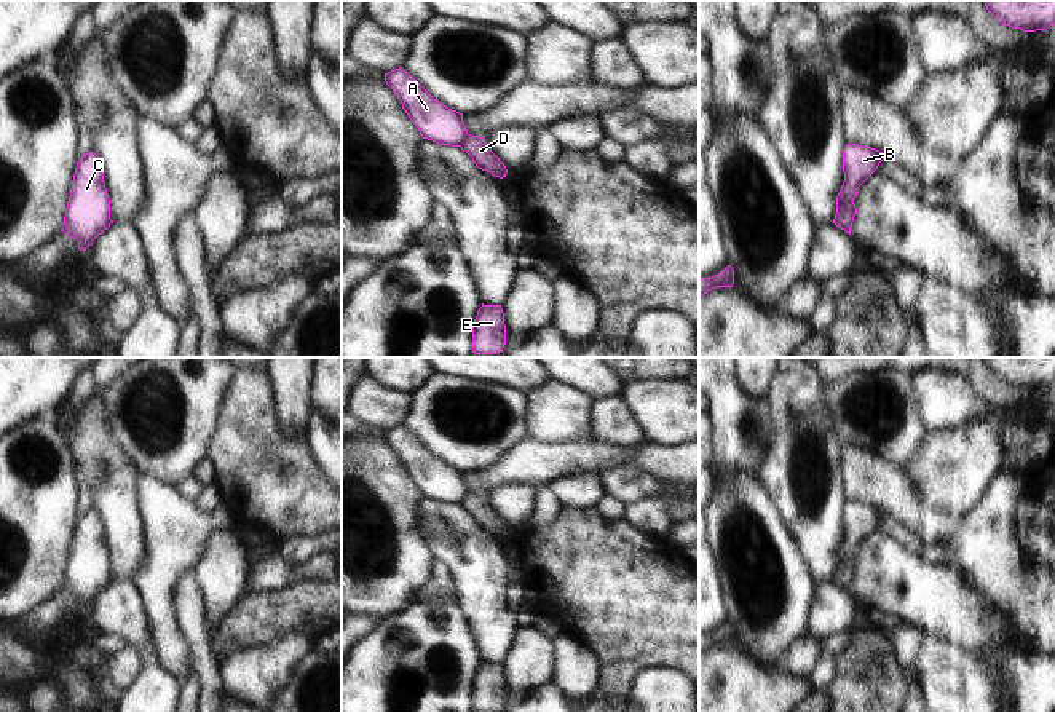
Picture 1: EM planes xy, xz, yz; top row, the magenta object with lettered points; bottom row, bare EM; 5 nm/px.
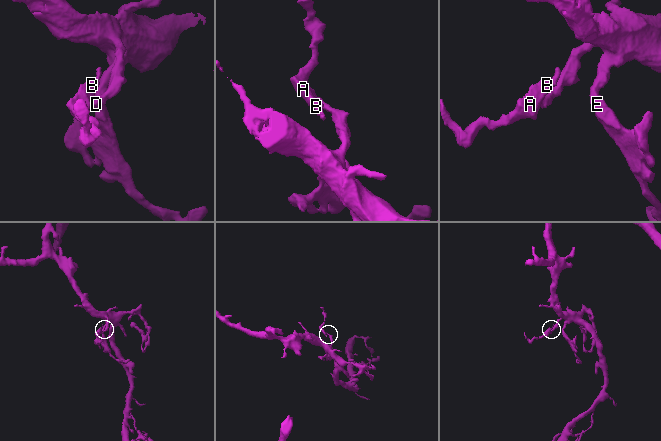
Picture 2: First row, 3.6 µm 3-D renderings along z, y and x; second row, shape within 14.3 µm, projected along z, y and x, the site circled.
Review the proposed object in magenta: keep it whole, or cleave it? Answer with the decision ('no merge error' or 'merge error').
merge error

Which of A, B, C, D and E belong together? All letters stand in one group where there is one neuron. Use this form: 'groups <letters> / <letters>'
groups A B C / D E

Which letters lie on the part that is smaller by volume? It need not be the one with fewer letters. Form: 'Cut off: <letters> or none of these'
Cut off: A, B, C

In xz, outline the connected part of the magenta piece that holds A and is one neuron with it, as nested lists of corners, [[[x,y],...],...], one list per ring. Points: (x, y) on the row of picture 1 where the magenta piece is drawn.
[[[402,67],[385,73],[385,81],[401,101],[402,109],[418,128],[423,139],[433,140],[439,145],[461,145],[468,136],[463,113],[436,101]]]

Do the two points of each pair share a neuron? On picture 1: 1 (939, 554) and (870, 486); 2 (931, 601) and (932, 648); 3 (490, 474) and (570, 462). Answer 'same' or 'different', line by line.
1: different
2: different
3: same

